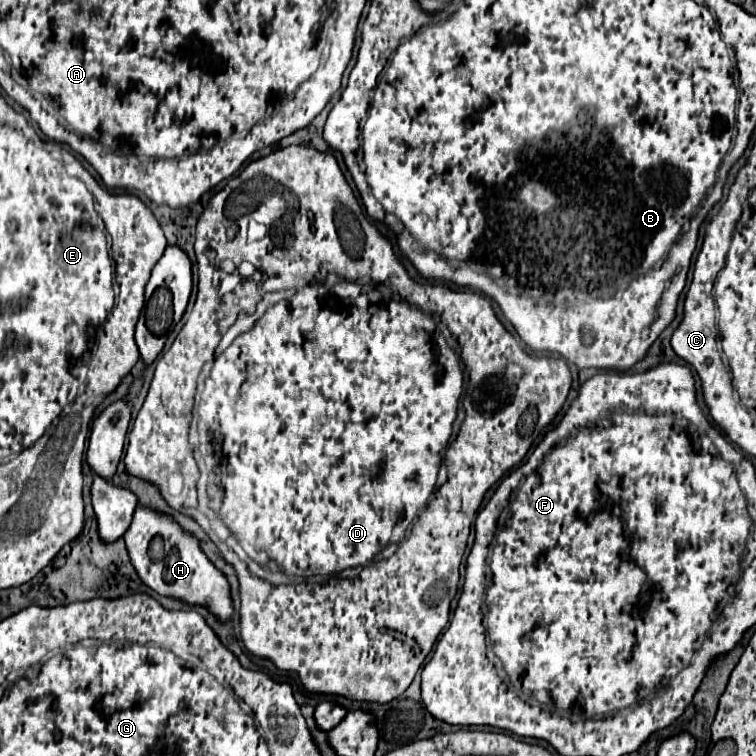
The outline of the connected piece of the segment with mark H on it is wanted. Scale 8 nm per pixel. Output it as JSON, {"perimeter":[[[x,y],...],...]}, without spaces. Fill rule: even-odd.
{"perimeter":[[[137,506],[133,514],[133,522],[123,534],[123,538],[127,542],[131,562],[139,578],[143,580],[143,584],[147,584],[149,588],[153,588],[163,596],[183,598],[189,604],[205,604],[205,600],[209,600],[213,614],[223,622],[229,620],[233,612],[233,600],[231,600],[231,586],[227,576],[201,550],[201,542],[197,540],[197,536],[191,532],[185,532],[173,516],[153,510],[149,506]],[[155,534],[161,534],[165,540],[165,556],[159,562],[153,562],[147,554],[149,540]]]}

